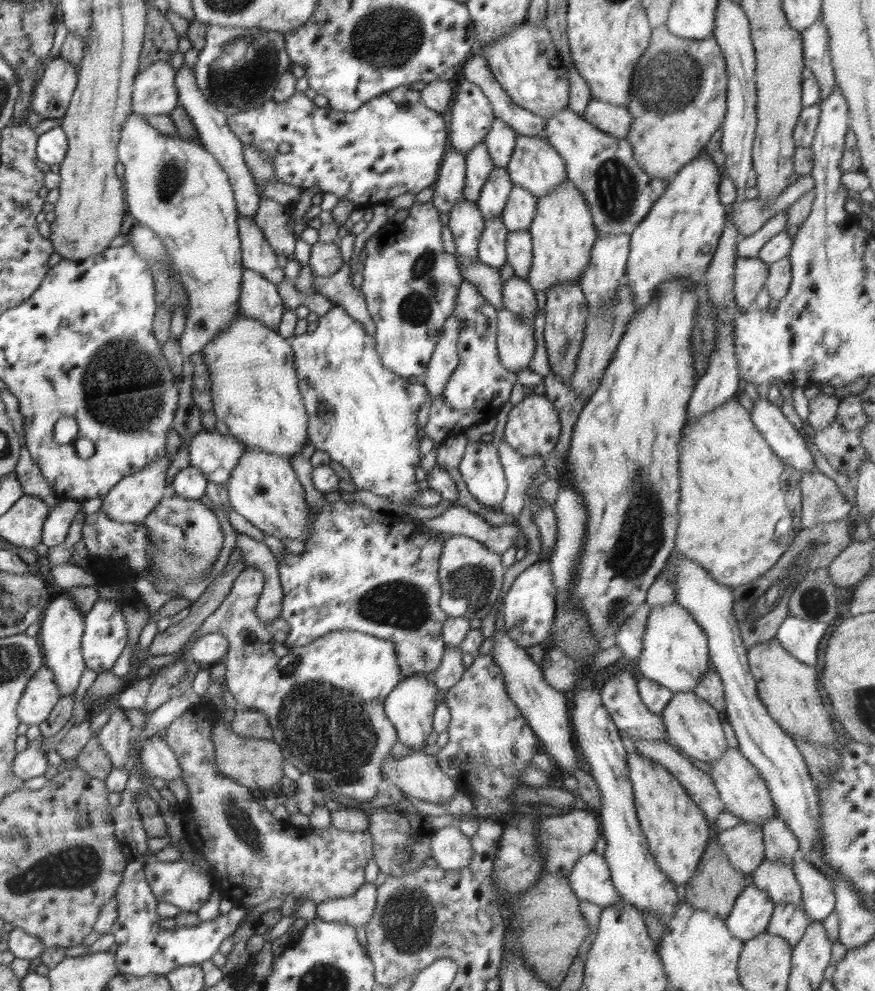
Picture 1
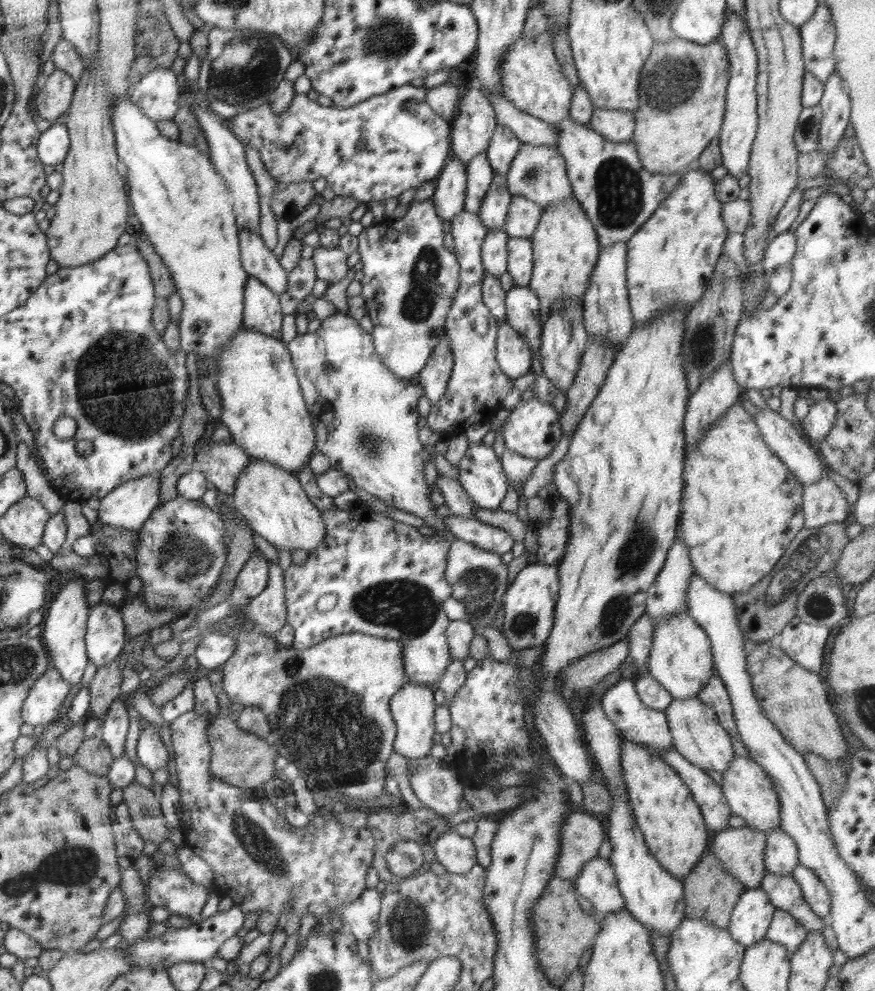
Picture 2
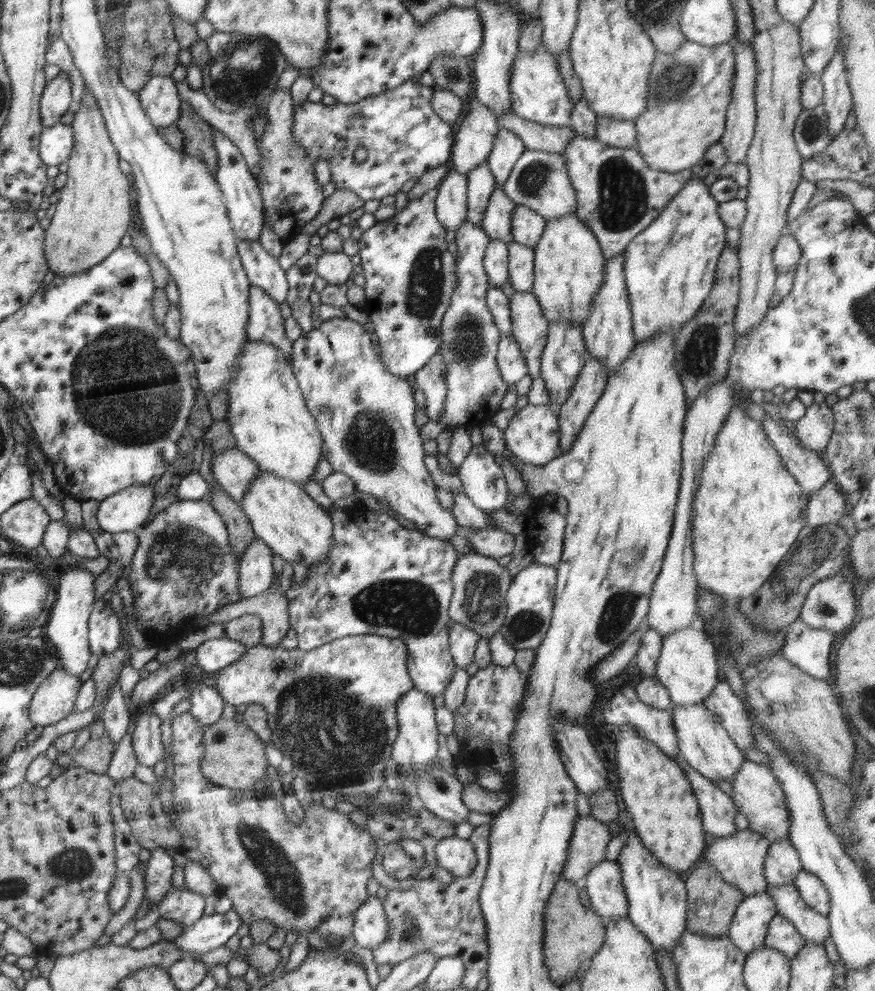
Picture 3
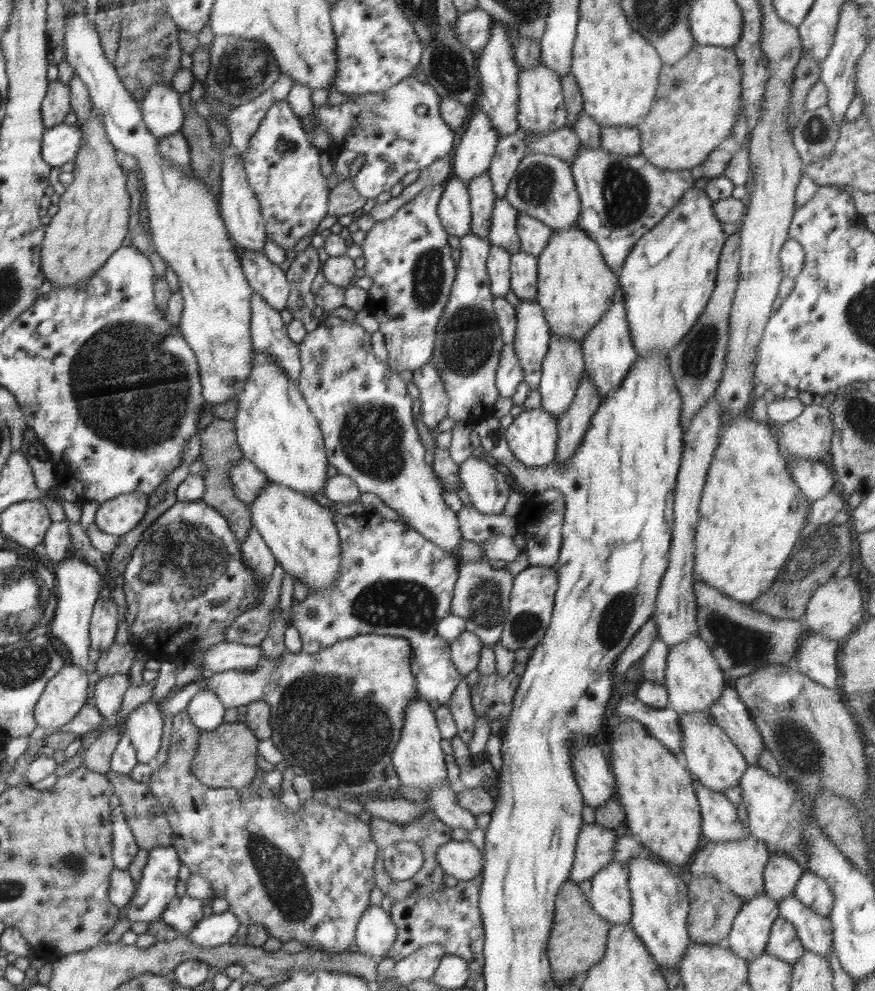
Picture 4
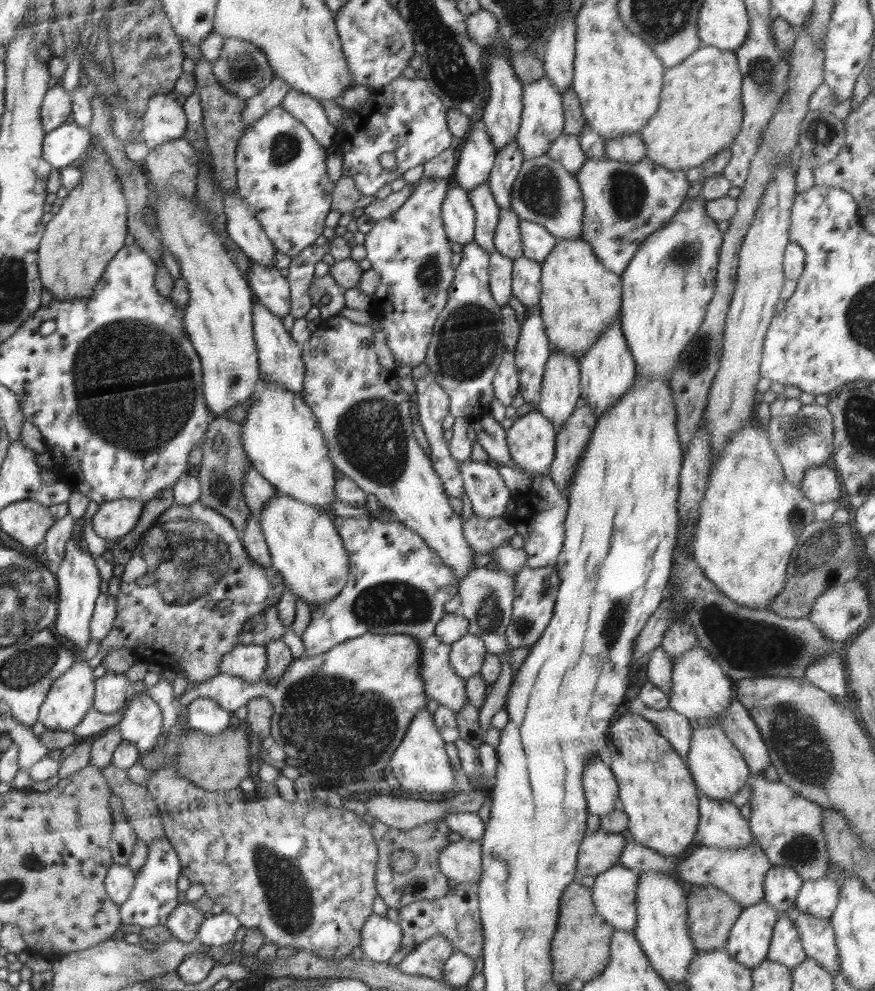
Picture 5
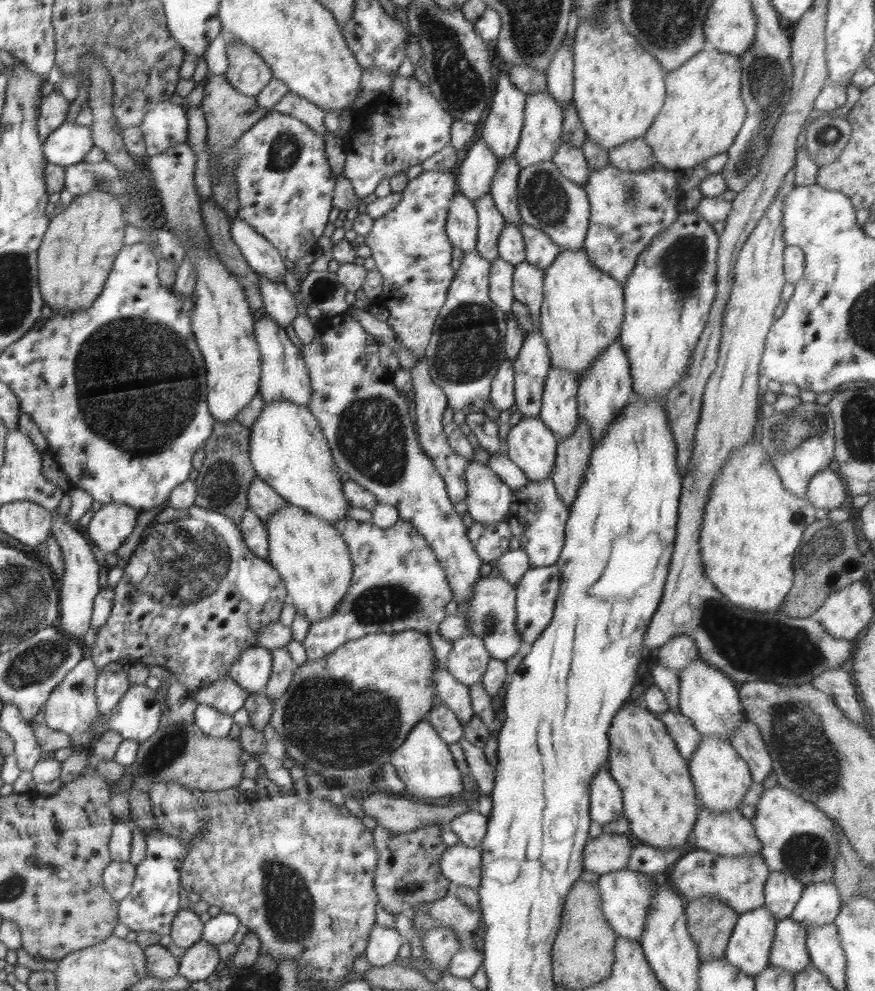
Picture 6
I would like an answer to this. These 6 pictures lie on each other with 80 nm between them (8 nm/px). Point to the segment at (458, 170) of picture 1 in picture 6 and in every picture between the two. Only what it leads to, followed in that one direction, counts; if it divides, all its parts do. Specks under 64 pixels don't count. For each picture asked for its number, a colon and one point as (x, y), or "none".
2: (449, 196)
3: (451, 202)
4: (453, 209)
5: (458, 216)
6: (461, 226)

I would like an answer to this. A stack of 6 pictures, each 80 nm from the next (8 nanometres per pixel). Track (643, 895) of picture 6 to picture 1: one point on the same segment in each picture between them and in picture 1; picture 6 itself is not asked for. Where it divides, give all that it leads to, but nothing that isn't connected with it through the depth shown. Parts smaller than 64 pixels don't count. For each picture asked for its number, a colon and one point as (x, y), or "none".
1: (590, 879)
2: (596, 882)
3: (604, 885)
4: (610, 898)
5: (614, 892)

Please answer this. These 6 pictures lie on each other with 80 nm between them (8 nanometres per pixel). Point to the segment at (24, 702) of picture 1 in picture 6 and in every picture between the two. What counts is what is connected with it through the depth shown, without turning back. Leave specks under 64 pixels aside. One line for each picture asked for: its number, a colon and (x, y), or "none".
2: (43, 704)
3: (55, 699)
4: (65, 695)
5: (72, 695)
6: (72, 708)

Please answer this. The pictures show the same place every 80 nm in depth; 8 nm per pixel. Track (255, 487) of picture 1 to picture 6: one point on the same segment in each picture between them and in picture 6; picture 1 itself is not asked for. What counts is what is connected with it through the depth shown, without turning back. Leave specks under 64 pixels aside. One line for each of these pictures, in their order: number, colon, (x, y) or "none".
2: (271, 499)
3: (294, 527)
4: (301, 534)
5: (306, 549)
6: (311, 556)

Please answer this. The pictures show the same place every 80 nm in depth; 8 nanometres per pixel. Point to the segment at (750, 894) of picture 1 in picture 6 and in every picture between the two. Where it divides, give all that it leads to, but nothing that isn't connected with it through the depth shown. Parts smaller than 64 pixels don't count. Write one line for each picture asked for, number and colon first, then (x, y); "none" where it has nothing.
2: (751, 917)
3: (748, 930)
4: (748, 938)
5: (749, 940)
6: (749, 947)

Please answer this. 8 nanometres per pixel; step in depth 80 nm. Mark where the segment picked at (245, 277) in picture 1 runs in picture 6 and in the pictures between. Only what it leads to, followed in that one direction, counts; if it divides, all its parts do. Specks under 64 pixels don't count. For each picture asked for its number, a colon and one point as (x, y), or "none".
2: (262, 312)
3: (265, 322)
4: (268, 332)
5: (280, 359)
6: (284, 375)

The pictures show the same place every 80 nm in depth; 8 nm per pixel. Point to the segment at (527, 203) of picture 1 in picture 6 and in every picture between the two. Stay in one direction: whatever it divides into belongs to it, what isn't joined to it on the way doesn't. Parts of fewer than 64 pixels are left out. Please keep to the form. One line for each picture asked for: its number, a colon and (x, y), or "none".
2: (523, 216)
3: (527, 226)
4: (534, 235)
5: (537, 242)
6: (540, 251)

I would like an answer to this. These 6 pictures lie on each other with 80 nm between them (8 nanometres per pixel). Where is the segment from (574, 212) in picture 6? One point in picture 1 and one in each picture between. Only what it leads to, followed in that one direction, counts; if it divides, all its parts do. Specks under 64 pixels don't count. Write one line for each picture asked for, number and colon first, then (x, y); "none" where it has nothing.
1: (535, 165)
2: (538, 172)
3: (539, 180)
4: (543, 187)
5: (544, 193)

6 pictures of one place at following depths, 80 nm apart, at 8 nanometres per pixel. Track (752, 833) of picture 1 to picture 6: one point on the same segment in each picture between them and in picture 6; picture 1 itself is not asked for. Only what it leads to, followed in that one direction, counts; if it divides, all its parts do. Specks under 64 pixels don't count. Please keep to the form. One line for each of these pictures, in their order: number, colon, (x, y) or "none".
2: (741, 851)
3: (739, 859)
4: (740, 864)
5: (740, 872)
6: (739, 881)

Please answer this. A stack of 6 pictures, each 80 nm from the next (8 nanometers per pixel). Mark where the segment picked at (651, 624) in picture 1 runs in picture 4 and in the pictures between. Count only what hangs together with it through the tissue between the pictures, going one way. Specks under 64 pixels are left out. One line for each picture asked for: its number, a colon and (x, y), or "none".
2: (681, 660)
3: (687, 666)
4: (694, 681)

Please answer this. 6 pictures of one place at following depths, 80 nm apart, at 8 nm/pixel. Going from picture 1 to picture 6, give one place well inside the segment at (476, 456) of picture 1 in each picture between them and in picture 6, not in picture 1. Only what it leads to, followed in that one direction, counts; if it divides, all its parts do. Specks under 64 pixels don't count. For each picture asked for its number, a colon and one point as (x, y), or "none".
2: (482, 477)
3: (483, 480)
4: (486, 486)
5: (484, 486)
6: (488, 499)

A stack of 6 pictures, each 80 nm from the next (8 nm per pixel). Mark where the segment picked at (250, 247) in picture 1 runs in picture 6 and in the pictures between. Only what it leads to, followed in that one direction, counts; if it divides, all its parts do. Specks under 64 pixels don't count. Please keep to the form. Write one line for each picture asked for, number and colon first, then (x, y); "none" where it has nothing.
2: (258, 261)
3: (262, 269)
4: (267, 279)
5: (272, 289)
6: (279, 302)

